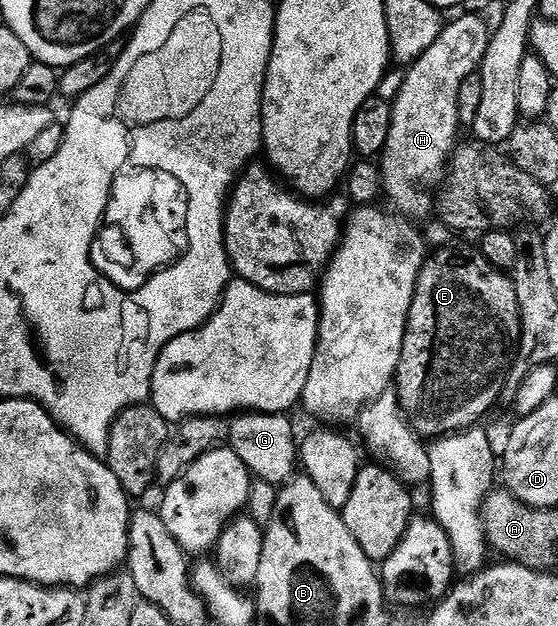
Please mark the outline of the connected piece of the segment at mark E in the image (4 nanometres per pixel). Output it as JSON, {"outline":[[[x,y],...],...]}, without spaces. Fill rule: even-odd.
{"outline":[[[451,243],[445,247],[438,247],[427,256],[424,267],[418,276],[418,290],[412,299],[412,311],[408,315],[404,347],[398,364],[398,376],[396,378],[396,392],[402,409],[410,419],[410,425],[423,439],[437,439],[448,437],[452,433],[461,433],[464,429],[477,426],[478,421],[494,404],[499,404],[502,396],[502,384],[506,381],[508,370],[514,366],[514,359],[518,355],[520,343],[520,303],[516,303],[516,287],[513,276],[507,275],[503,270],[488,263],[484,255],[477,248],[469,249],[466,245]]]}

